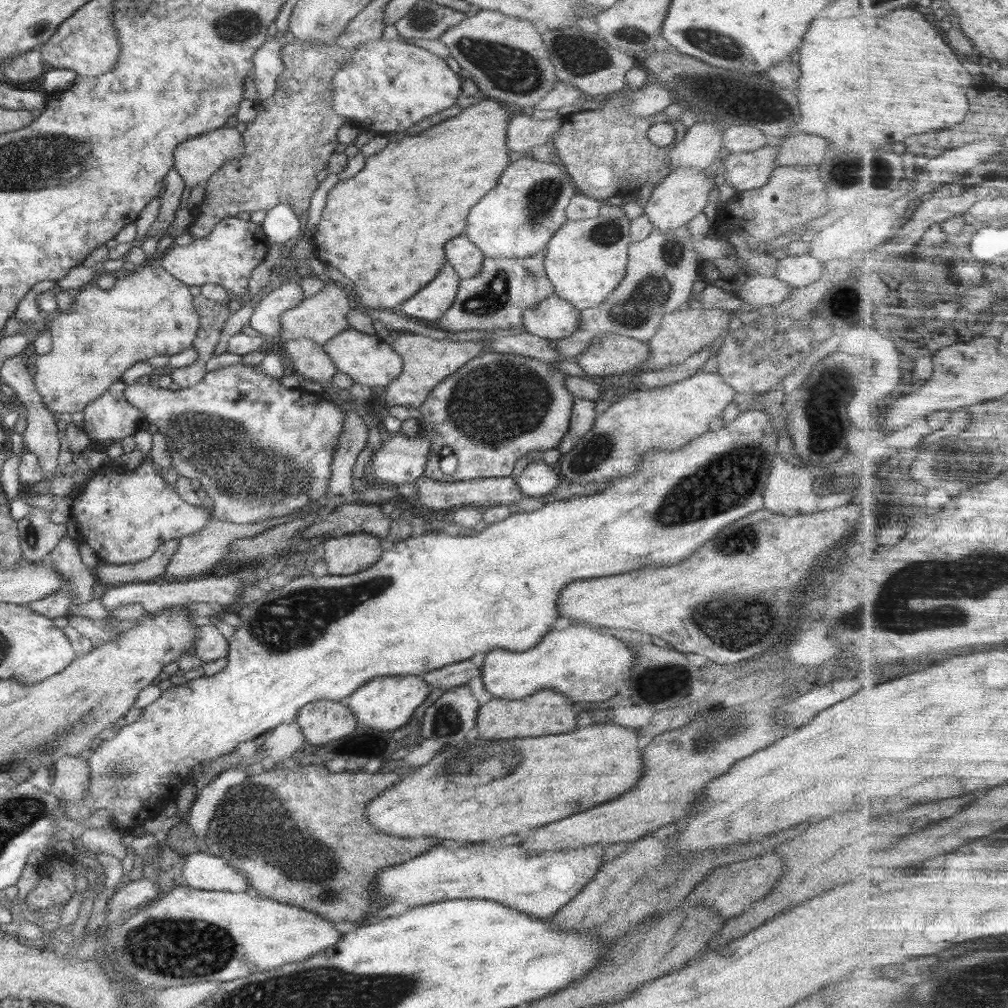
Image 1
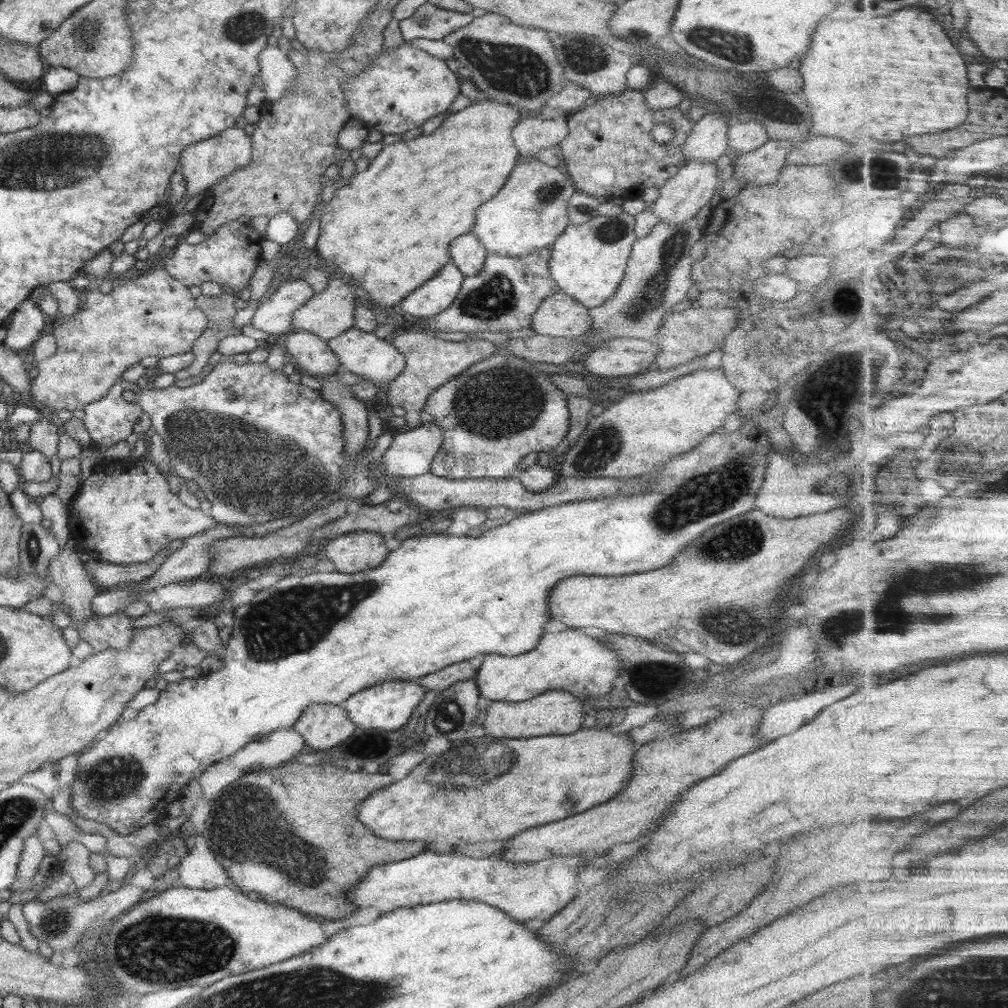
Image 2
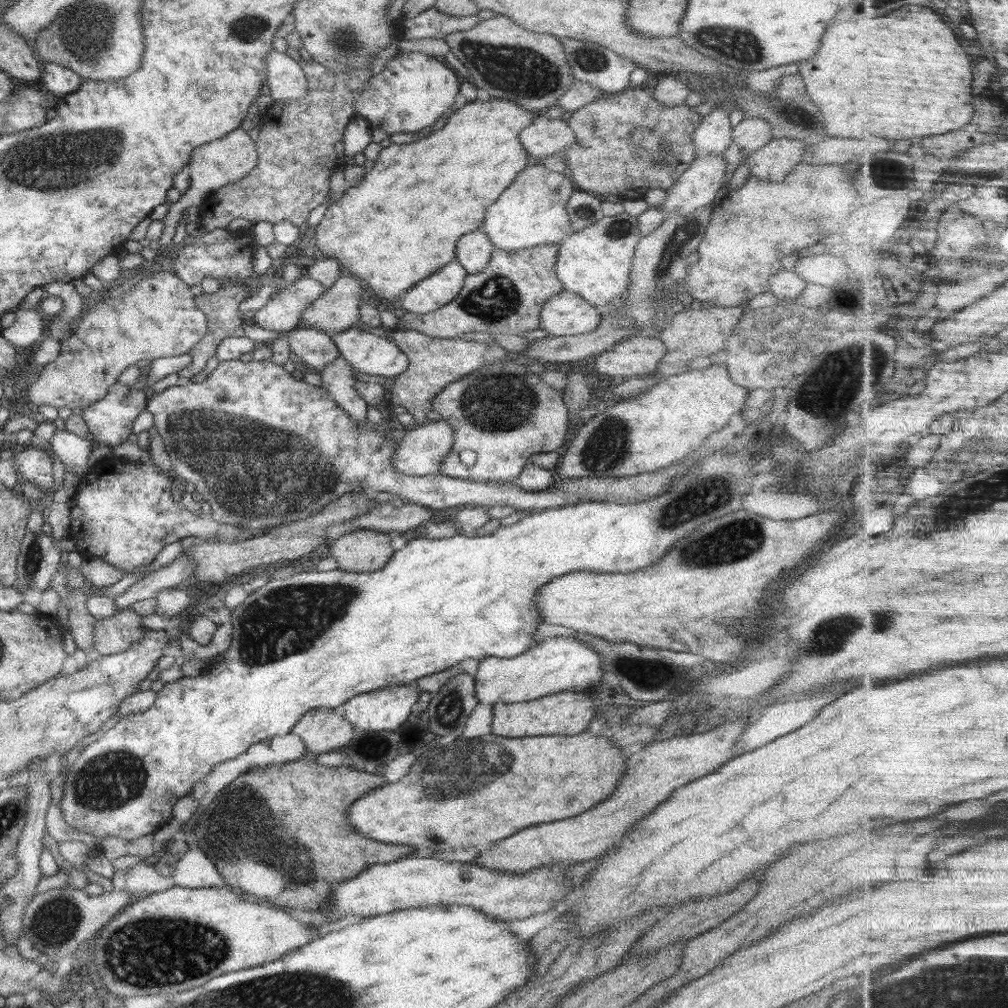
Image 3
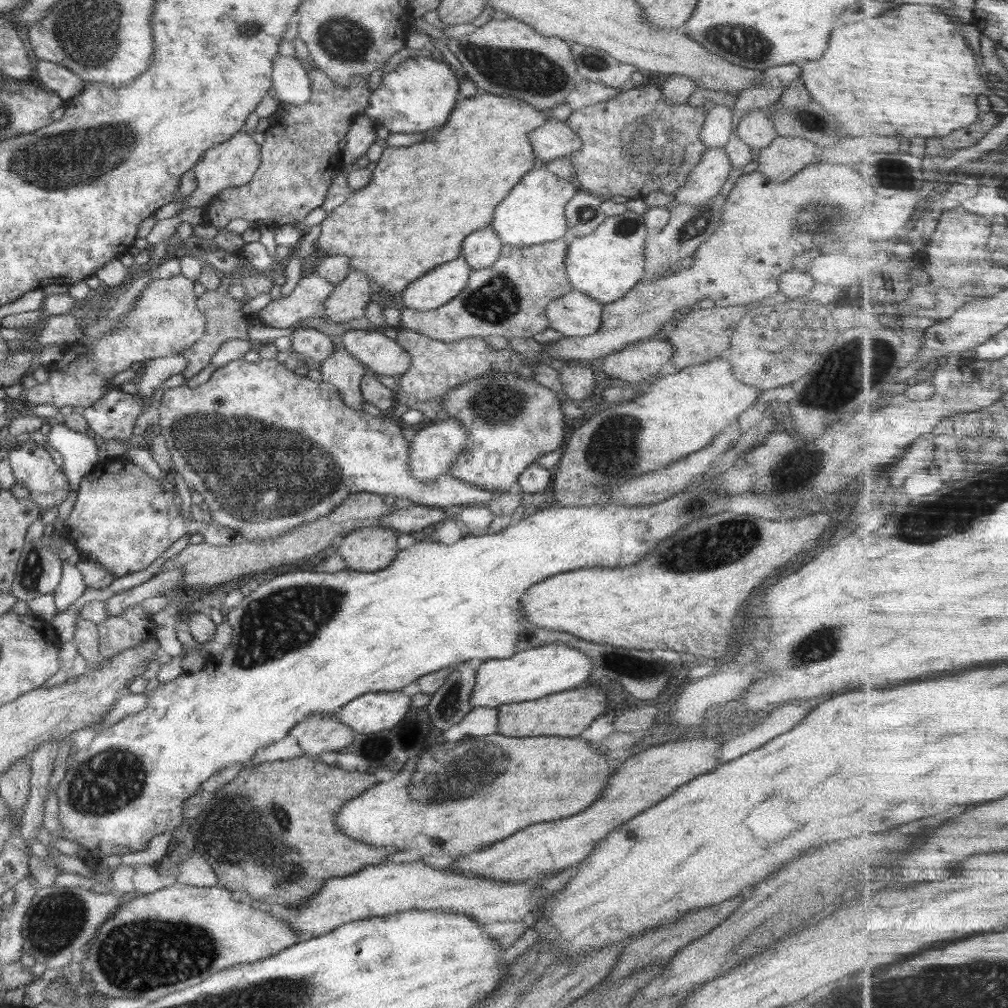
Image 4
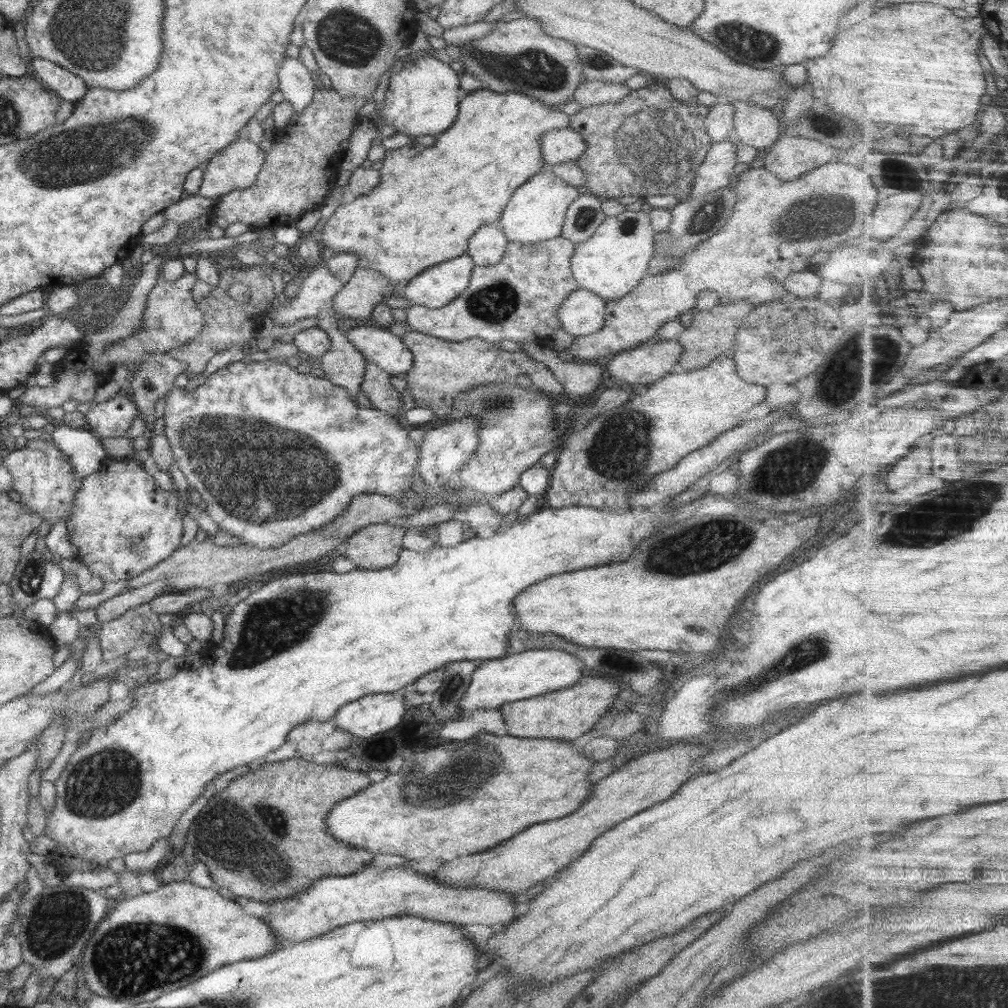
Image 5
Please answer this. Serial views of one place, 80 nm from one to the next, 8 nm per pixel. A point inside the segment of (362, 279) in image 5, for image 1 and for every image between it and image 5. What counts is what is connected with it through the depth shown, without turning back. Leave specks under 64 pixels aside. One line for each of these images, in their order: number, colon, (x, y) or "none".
1: (321, 317)
2: (328, 314)
3: (338, 309)
4: (349, 299)

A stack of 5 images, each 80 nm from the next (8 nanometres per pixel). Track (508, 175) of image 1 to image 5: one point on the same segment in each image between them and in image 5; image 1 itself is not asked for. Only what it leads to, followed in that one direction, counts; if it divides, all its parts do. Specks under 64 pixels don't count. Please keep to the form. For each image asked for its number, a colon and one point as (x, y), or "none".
2: (529, 213)
3: (532, 211)
4: (533, 213)
5: (536, 212)

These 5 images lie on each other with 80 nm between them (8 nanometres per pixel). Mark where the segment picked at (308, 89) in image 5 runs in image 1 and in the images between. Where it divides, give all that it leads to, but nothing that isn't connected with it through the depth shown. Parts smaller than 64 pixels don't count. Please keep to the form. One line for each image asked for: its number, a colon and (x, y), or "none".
1: (267, 66)
2: (278, 75)
3: (285, 78)
4: (291, 82)

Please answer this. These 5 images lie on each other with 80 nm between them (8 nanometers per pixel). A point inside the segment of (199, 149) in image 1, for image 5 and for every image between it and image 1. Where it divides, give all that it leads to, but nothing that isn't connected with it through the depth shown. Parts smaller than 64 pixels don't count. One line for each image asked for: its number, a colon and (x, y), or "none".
2: (204, 163)
3: (229, 159)
4: (233, 162)
5: (237, 166)

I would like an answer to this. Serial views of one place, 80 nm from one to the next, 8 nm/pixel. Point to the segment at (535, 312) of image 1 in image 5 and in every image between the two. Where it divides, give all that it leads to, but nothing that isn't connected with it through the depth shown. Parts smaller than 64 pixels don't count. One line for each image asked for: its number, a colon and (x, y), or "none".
2: (559, 316)
3: (566, 314)
4: (574, 314)
5: (582, 314)

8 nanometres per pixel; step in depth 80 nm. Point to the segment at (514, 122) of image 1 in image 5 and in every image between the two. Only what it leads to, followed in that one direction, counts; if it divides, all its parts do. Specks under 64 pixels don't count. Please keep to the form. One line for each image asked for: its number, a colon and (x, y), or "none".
2: (531, 135)
3: (544, 138)
4: (555, 139)
5: (559, 145)

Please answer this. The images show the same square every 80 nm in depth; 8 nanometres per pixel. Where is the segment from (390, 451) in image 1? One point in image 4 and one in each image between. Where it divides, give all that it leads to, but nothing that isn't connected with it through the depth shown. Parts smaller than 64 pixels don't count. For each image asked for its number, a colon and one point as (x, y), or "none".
2: (411, 453)
3: (419, 454)
4: (432, 451)

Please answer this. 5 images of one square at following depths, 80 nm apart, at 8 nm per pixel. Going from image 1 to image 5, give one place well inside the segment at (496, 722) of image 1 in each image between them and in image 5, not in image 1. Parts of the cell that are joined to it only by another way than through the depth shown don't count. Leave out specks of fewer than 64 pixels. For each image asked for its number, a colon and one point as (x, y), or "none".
2: (554, 712)
3: (565, 713)
4: (569, 713)
5: (565, 714)

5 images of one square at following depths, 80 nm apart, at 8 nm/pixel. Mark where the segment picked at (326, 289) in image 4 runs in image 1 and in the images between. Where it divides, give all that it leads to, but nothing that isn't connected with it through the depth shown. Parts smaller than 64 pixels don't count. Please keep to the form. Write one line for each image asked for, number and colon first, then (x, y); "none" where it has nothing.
1: (266, 318)
2: (274, 314)
3: (282, 313)

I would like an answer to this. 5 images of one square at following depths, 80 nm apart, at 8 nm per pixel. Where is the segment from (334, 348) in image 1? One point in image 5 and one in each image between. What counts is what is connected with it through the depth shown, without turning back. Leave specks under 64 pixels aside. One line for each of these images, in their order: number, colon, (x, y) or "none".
2: (360, 352)
3: (365, 352)
4: (377, 352)
5: (377, 344)

